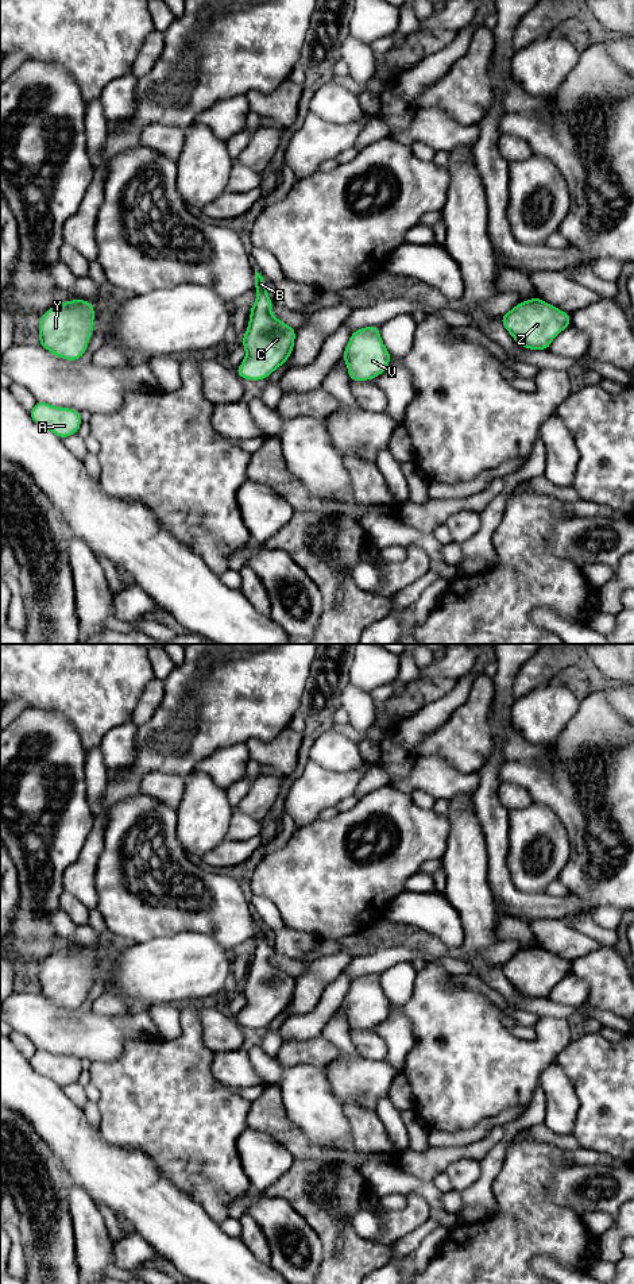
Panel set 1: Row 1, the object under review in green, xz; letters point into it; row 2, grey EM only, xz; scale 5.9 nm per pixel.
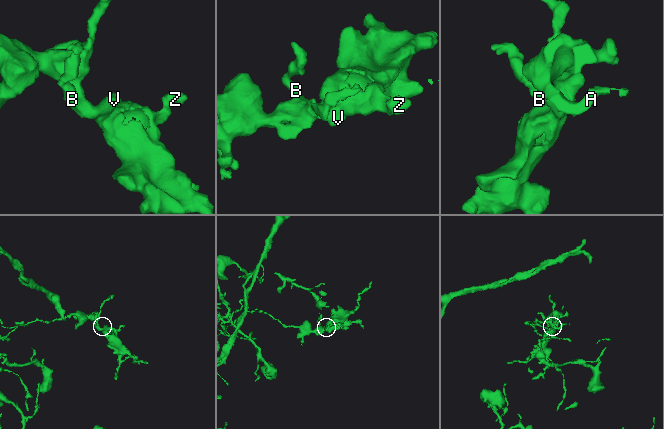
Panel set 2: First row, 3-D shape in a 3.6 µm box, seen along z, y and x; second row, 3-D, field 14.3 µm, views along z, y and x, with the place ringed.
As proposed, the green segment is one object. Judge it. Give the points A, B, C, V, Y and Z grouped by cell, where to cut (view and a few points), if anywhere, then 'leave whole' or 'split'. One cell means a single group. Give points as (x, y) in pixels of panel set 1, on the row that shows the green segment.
A B C V Y Z; no cut; leave whole

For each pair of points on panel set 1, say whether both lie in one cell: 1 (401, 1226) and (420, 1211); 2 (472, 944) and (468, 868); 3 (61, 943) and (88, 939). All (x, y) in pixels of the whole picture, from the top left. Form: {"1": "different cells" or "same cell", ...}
{"1": "same cell", "2": "same cell", "3": "same cell"}

